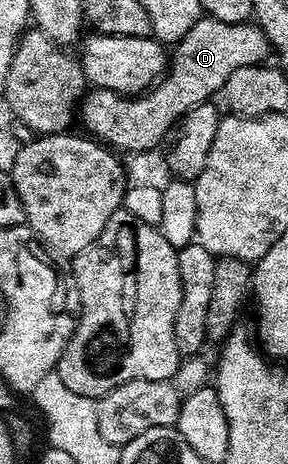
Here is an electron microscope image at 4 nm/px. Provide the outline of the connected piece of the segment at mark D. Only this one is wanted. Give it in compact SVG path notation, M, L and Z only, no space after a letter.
M203 16L196 24L192 24L192 28L188 28L188 36L180 39L173 50L162 77L149 90L137 96L117 94L114 90L91 89L80 102L80 122L86 125L85 133L118 152L137 152L161 147L166 140L166 134L182 115L202 102L211 101L217 90L218 93L225 91L228 76L232 76L236 68L263 65L272 54L270 41L253 21L228 24L209 16Z

